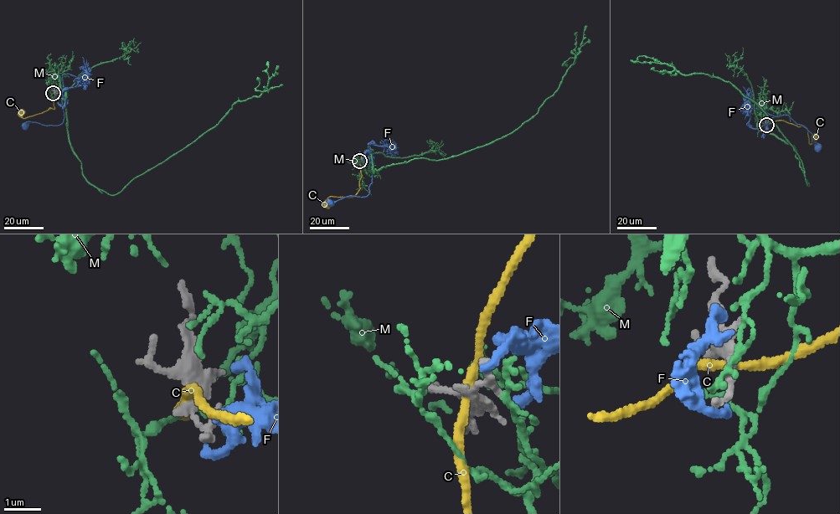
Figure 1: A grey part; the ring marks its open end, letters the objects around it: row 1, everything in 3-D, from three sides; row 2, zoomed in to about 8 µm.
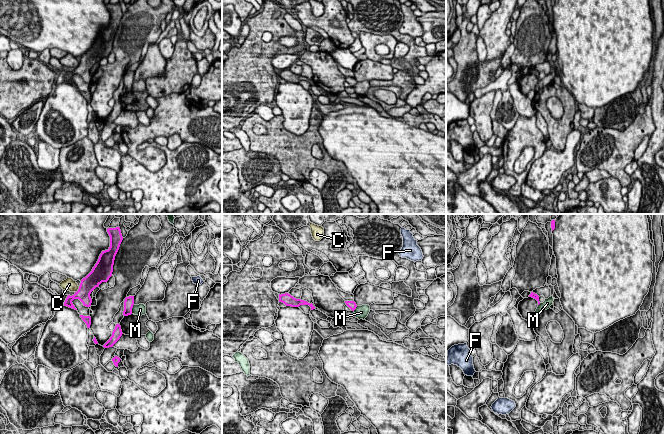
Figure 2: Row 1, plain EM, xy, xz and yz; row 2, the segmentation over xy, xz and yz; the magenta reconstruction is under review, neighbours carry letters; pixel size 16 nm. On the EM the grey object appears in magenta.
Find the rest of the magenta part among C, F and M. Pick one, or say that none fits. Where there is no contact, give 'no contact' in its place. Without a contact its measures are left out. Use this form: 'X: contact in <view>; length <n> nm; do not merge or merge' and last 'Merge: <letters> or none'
C: contact in xy; length 130 nm; do not merge
F: no contact; do not merge
M: contact in xy; length 160 nm; do not merge
Merge: none

